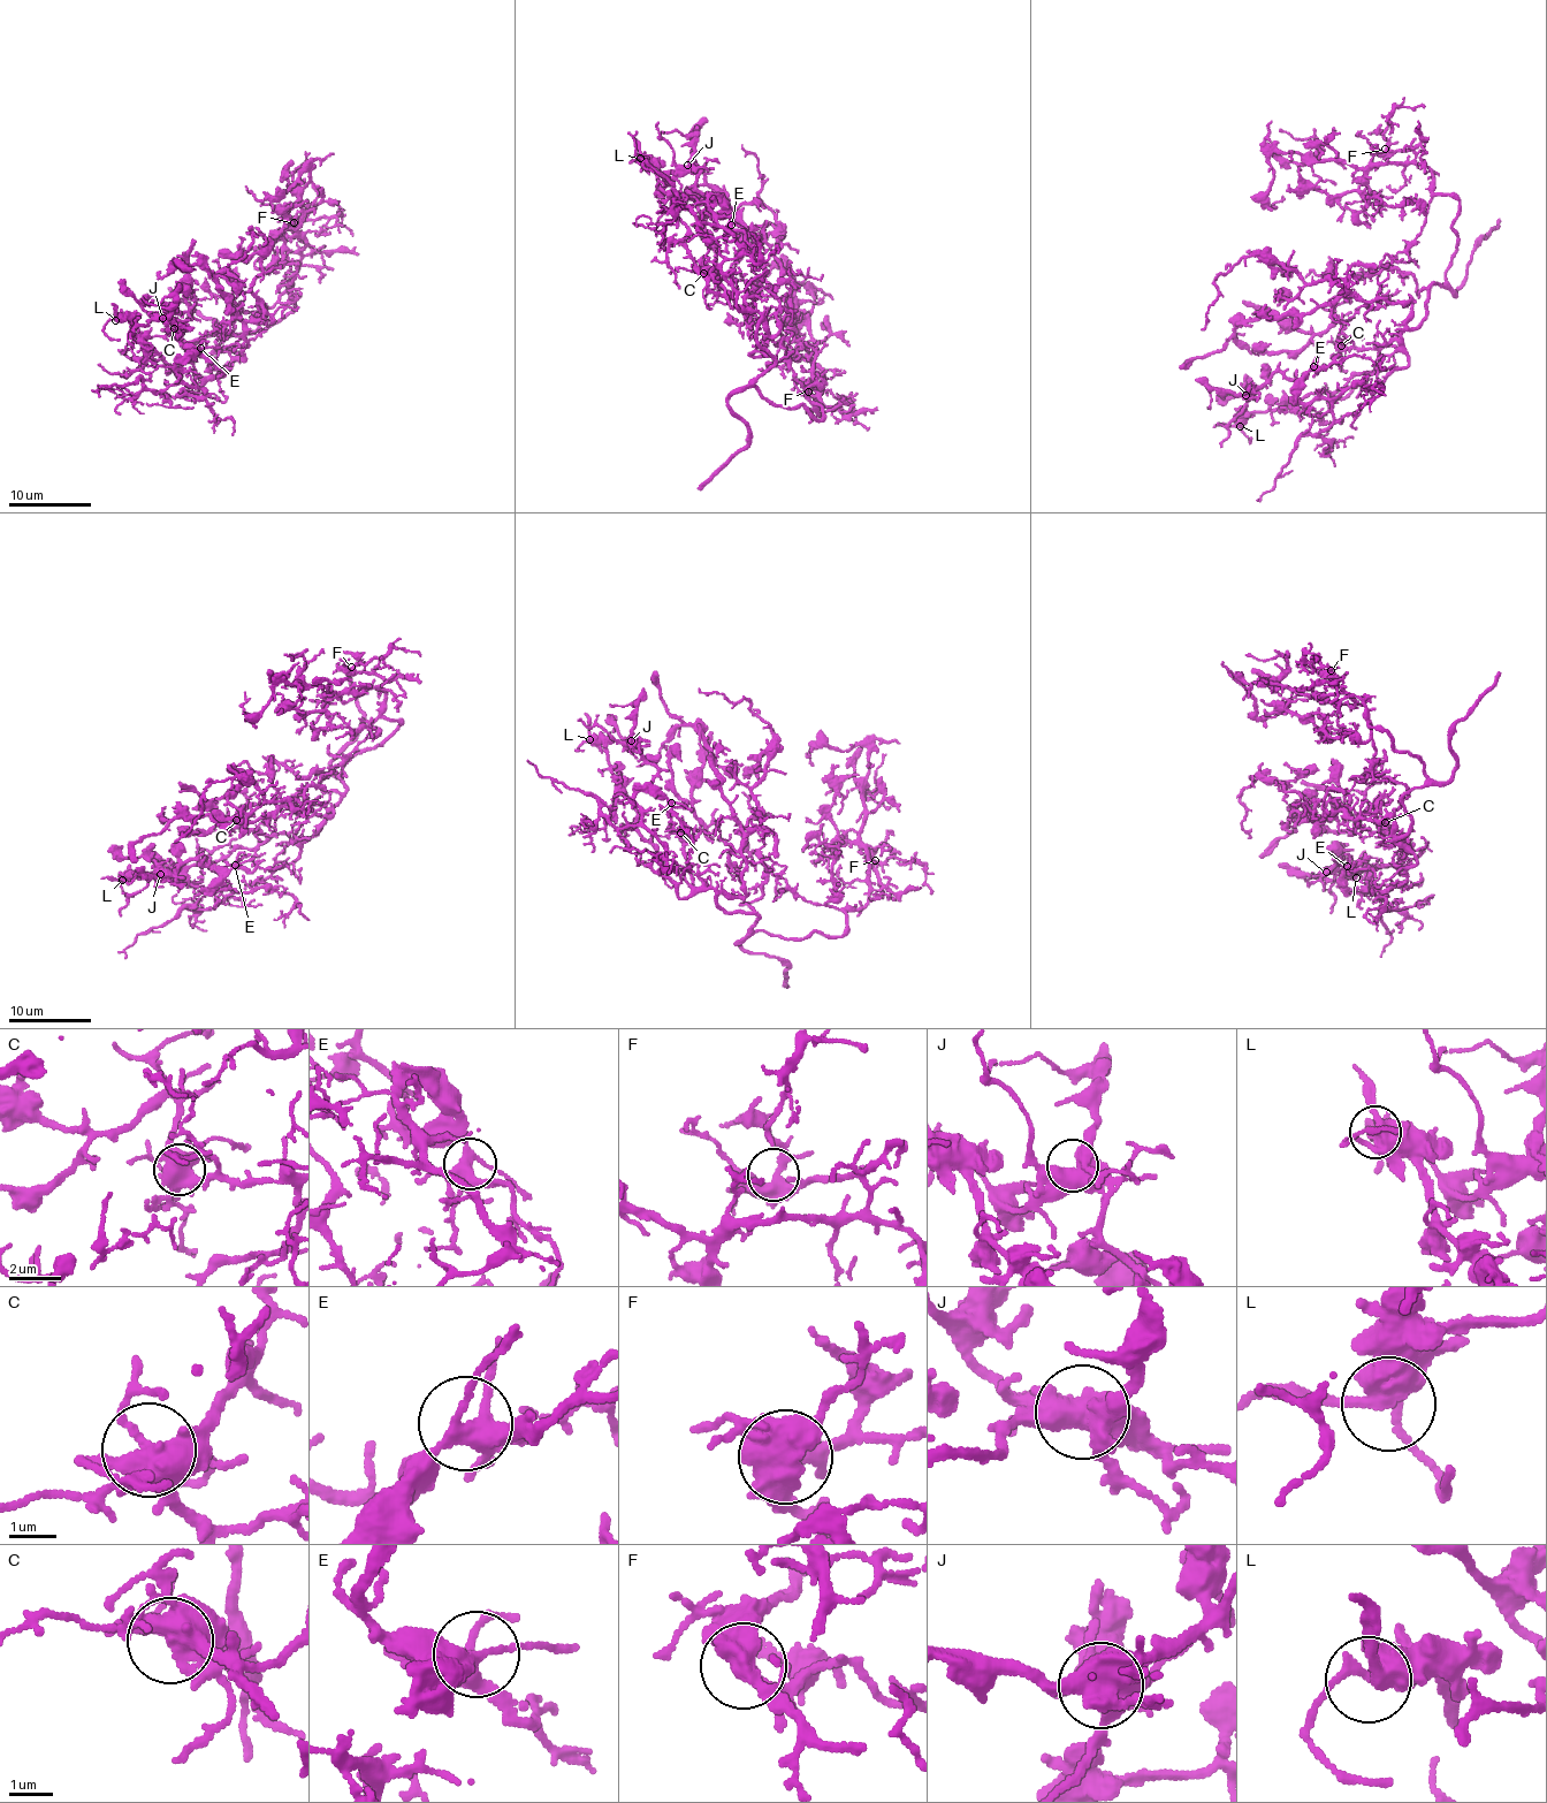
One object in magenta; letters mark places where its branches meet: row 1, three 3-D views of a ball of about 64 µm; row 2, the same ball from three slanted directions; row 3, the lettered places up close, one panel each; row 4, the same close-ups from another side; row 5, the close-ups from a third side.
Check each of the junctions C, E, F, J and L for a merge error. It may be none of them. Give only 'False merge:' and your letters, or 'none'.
False merge: none

